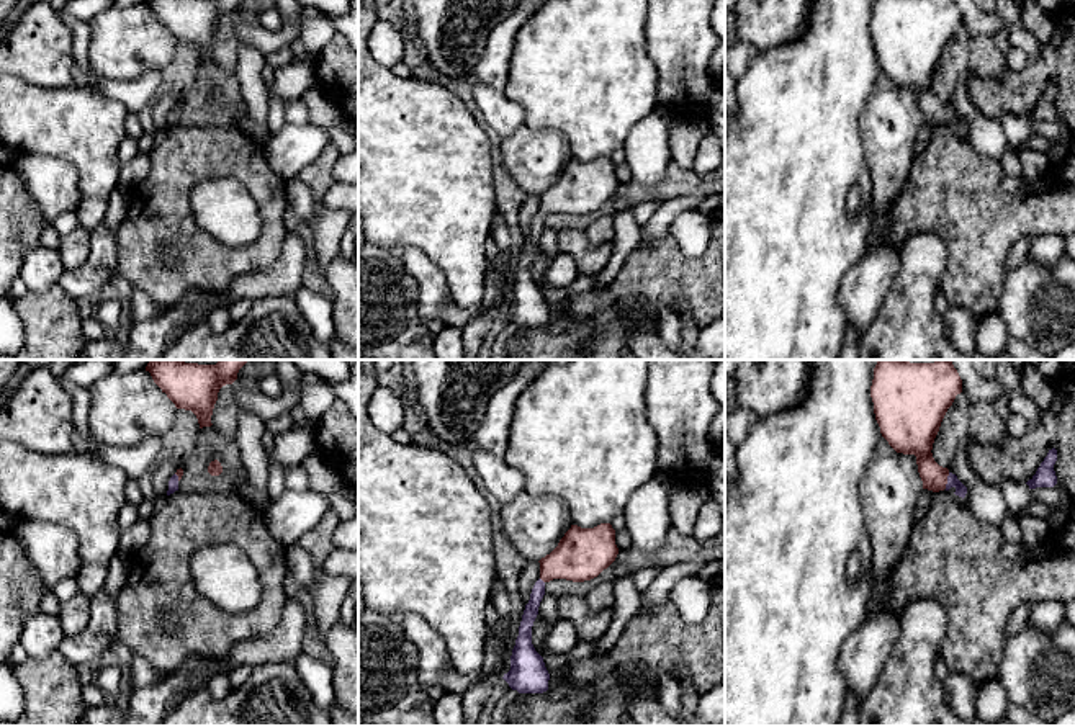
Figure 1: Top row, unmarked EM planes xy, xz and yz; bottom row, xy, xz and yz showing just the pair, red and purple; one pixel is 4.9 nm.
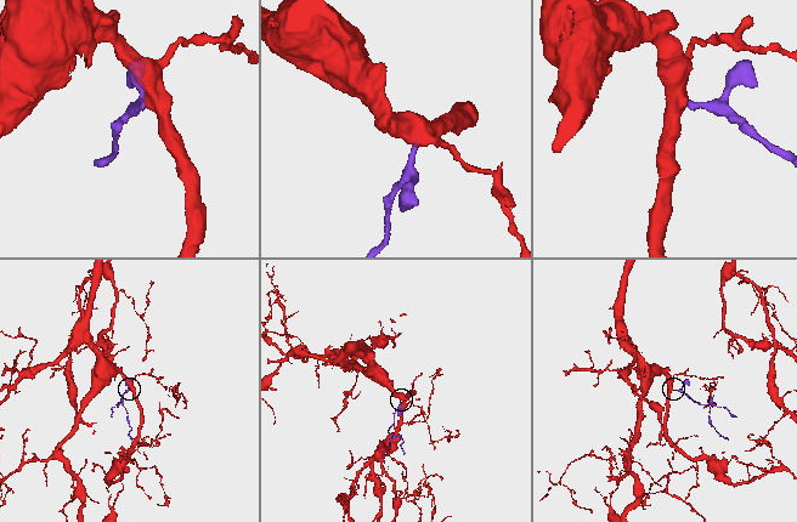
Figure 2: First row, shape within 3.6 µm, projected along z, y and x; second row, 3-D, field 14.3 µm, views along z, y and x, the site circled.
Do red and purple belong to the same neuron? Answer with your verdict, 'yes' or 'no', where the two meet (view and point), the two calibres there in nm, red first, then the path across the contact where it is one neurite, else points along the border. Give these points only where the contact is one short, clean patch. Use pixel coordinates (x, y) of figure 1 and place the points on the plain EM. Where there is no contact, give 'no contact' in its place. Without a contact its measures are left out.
yes; contact yz (946, 115); calibres 150 and 60 nm; way yz (918, 72), (925, 95), (946, 115), (953, 115)

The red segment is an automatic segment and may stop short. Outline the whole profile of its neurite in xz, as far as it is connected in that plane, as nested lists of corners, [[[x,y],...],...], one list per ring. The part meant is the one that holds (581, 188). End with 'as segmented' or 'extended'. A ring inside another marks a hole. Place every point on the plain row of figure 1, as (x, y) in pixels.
[[[600,157],[594,162],[571,159],[558,180],[538,195],[540,213],[535,216],[522,249],[511,289],[511,304],[502,311],[512,324],[519,327],[543,327],[548,324],[550,307],[543,291],[532,278],[532,260],[545,229],[545,217],[553,213],[591,214],[607,203],[617,188],[615,164],[610,157]]] | extended

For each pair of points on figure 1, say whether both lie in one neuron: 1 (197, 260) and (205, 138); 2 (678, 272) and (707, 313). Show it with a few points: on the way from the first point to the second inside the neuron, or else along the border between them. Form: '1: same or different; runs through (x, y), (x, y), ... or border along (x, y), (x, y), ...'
1: same; runs through (177, 229), (177, 169)
2: same; runs through (688, 282), (704, 298), (704, 303)

